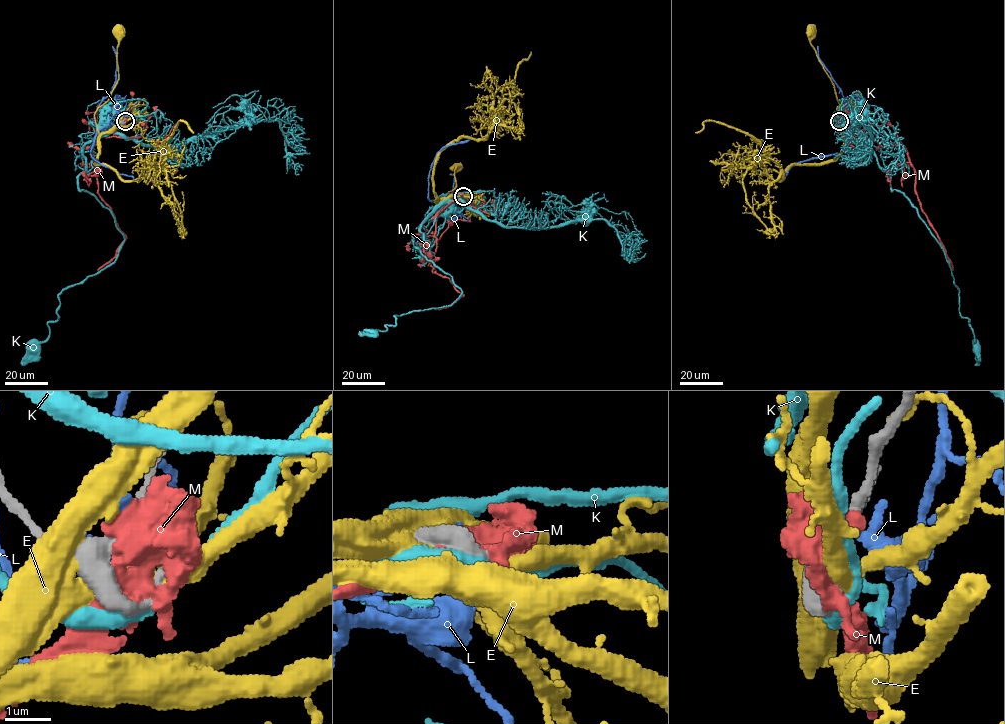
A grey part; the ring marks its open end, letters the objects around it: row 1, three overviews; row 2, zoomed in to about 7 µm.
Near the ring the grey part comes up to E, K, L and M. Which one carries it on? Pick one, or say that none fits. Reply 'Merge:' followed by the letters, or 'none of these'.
Merge: none of these

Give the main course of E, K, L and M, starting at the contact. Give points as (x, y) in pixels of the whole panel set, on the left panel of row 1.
E: (125, 122), (100, 133), (94, 112), (107, 100), (118, 79), (118, 31)
K: (123, 123), (104, 117), (112, 130), (85, 145), (78, 176), (123, 244), (58, 295), (36, 347)
L: (123, 120), (115, 124), (106, 124), (99, 130), (91, 156), (119, 173), (134, 178)
M: (122, 121), (115, 131), (100, 133), (99, 146), (93, 148), (98, 194), (125, 235), (116, 254), (97, 269)

